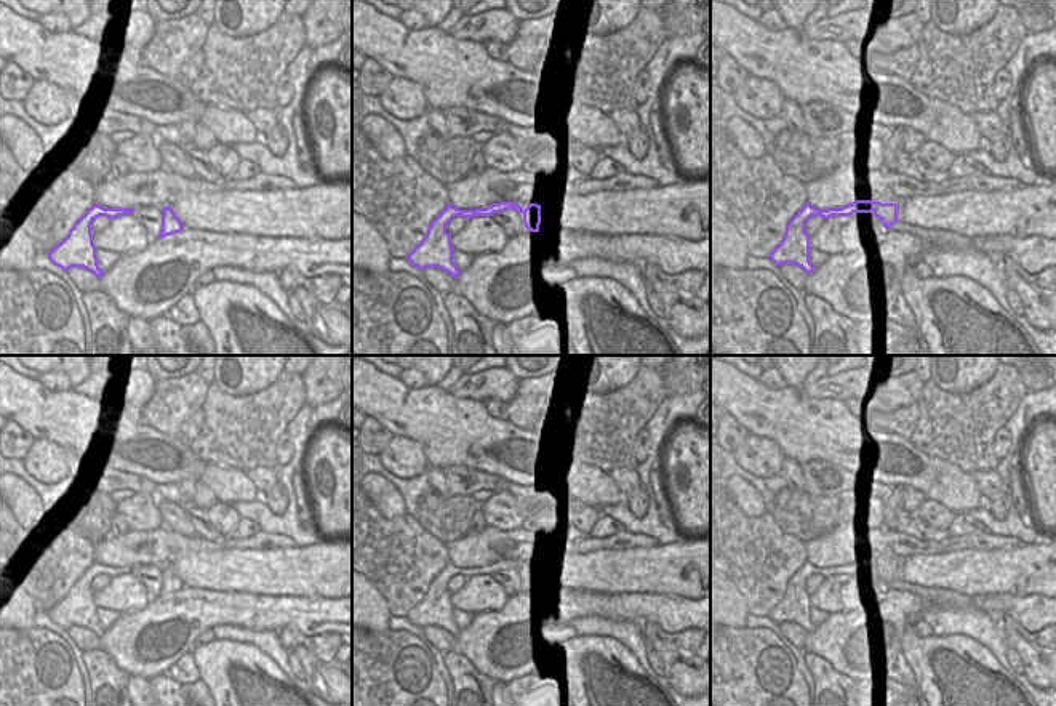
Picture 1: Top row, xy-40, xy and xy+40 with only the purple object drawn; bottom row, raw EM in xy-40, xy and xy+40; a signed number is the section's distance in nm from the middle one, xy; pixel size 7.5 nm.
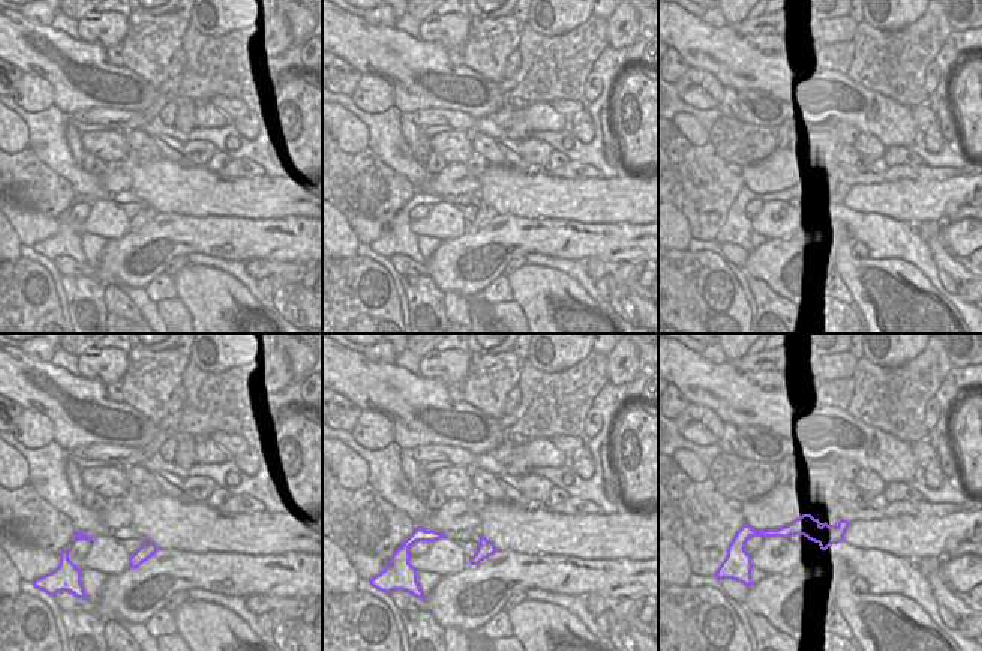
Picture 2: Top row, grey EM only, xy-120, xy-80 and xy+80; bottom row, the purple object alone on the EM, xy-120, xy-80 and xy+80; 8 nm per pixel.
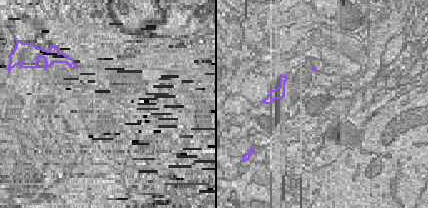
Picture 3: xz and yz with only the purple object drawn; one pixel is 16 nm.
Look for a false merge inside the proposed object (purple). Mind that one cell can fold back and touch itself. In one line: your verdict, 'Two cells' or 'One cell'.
Two cells

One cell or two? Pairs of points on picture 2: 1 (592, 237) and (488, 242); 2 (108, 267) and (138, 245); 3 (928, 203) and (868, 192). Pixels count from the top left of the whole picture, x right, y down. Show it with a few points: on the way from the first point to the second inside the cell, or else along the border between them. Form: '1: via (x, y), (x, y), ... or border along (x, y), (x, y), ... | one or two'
1: via (567, 237), (513, 237) | one
2: via (116, 266), (131, 252) | one
3: via (913, 201), (883, 198) | one

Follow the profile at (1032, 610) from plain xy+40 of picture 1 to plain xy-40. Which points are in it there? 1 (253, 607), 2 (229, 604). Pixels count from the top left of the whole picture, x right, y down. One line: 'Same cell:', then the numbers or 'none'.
Same cell: 1, 2

